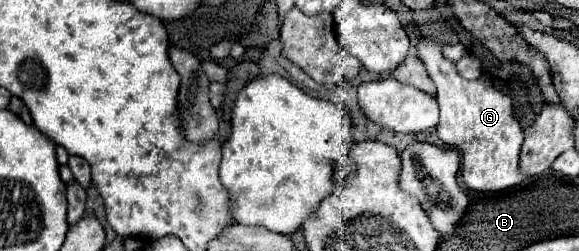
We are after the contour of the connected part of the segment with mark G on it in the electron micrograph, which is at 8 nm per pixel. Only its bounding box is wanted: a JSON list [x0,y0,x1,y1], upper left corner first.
[418,38,524,192]

